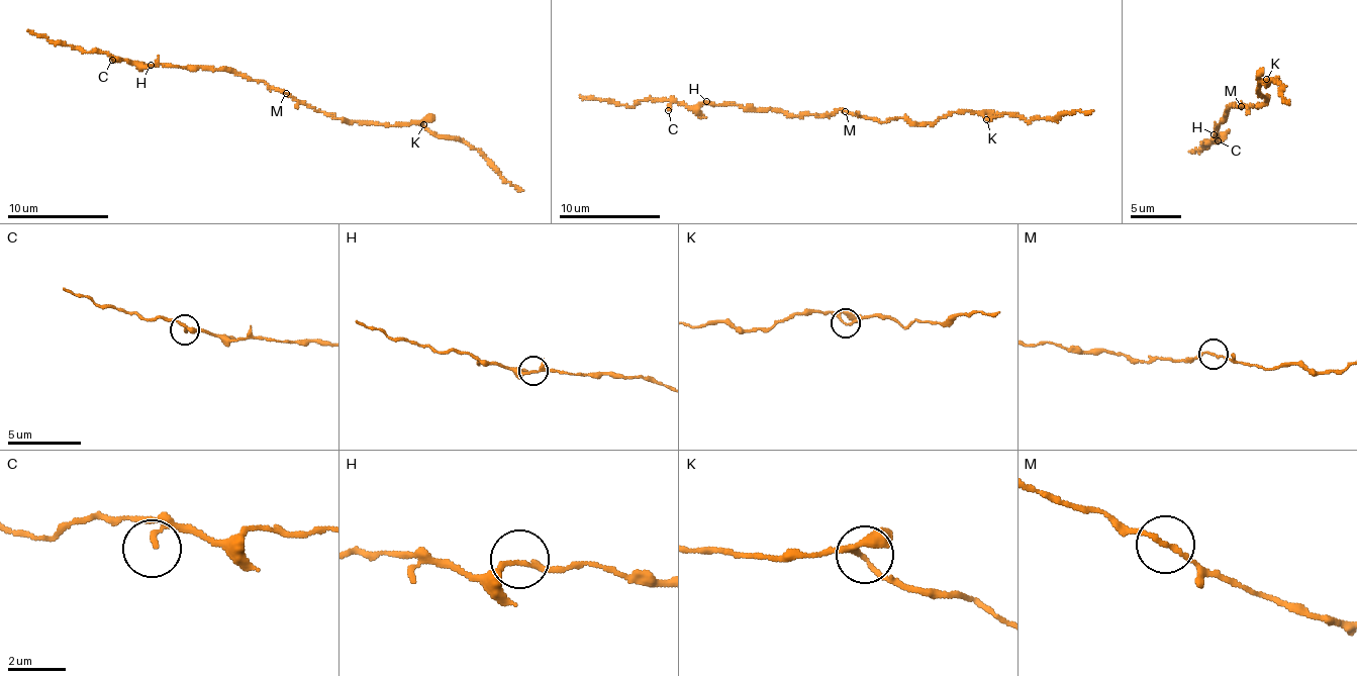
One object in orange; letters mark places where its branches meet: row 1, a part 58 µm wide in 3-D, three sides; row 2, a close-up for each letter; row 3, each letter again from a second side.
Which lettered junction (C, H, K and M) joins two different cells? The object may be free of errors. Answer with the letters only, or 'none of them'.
none of them

